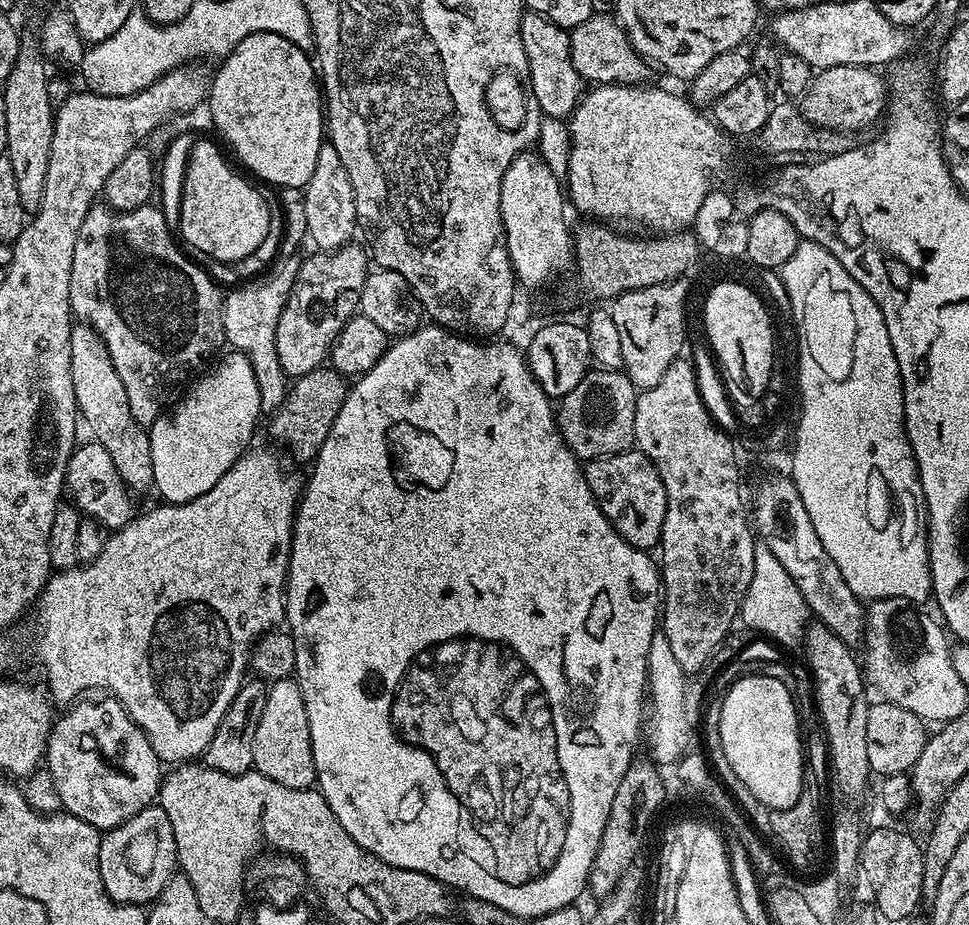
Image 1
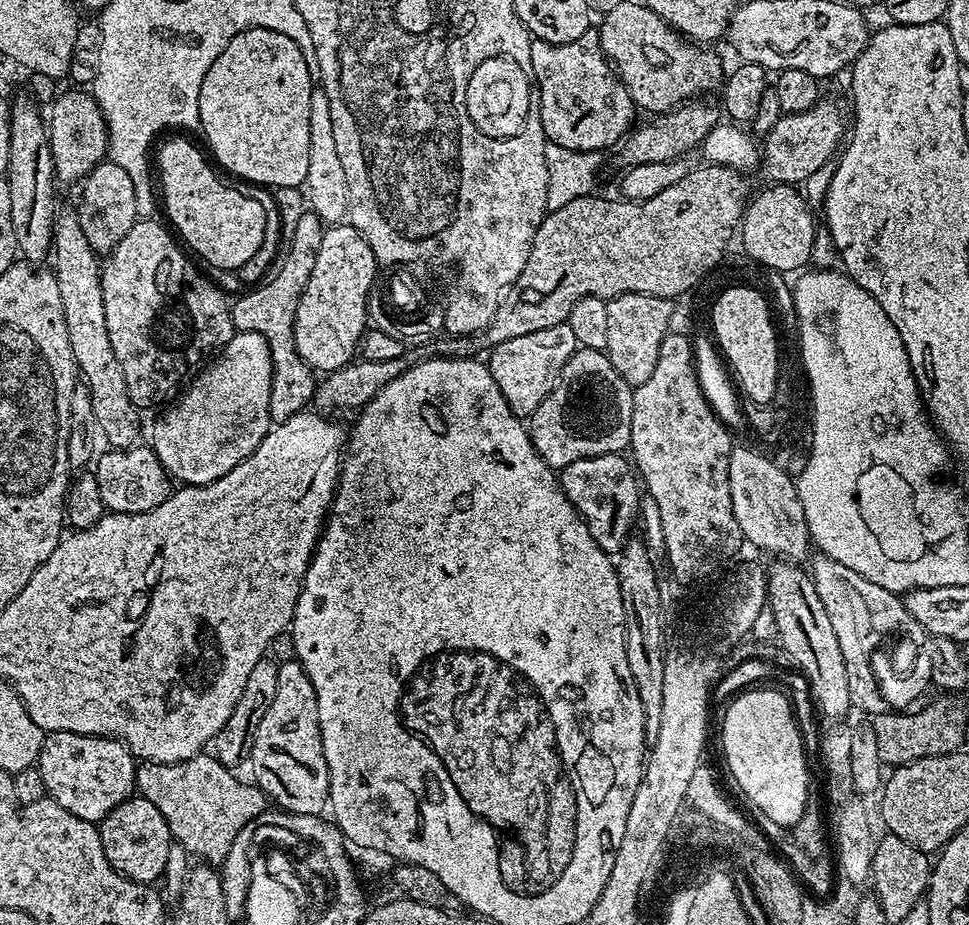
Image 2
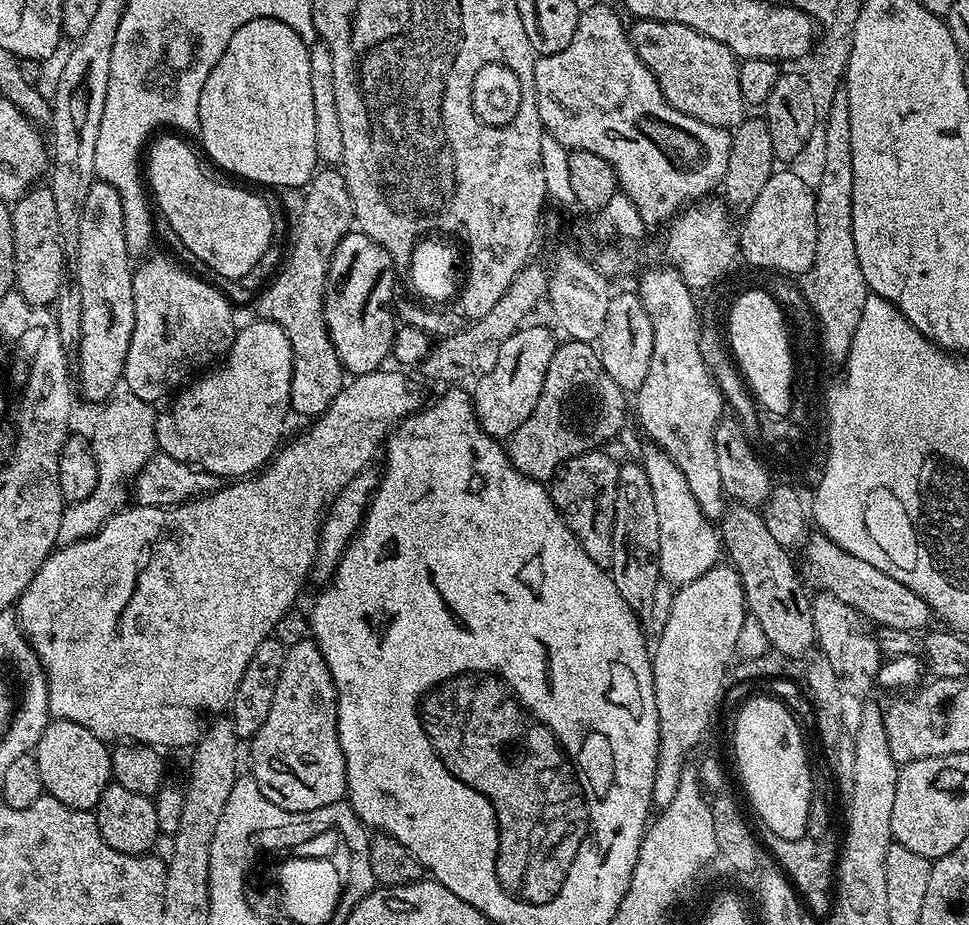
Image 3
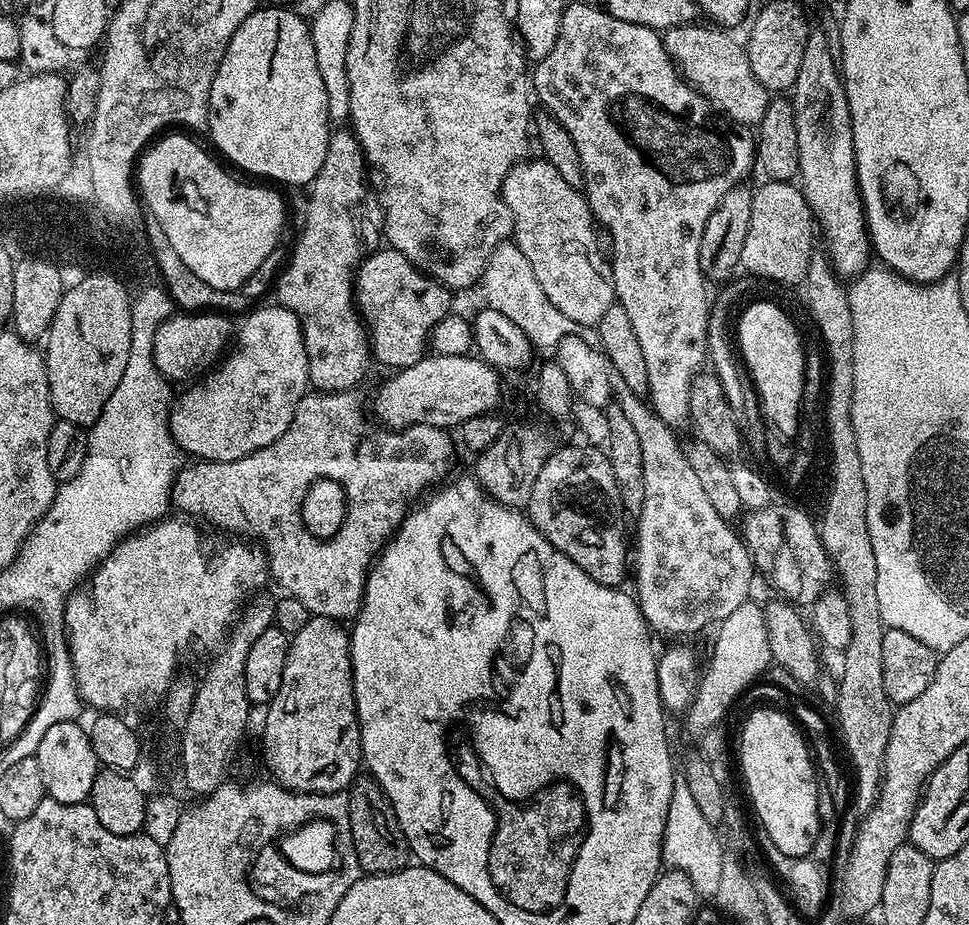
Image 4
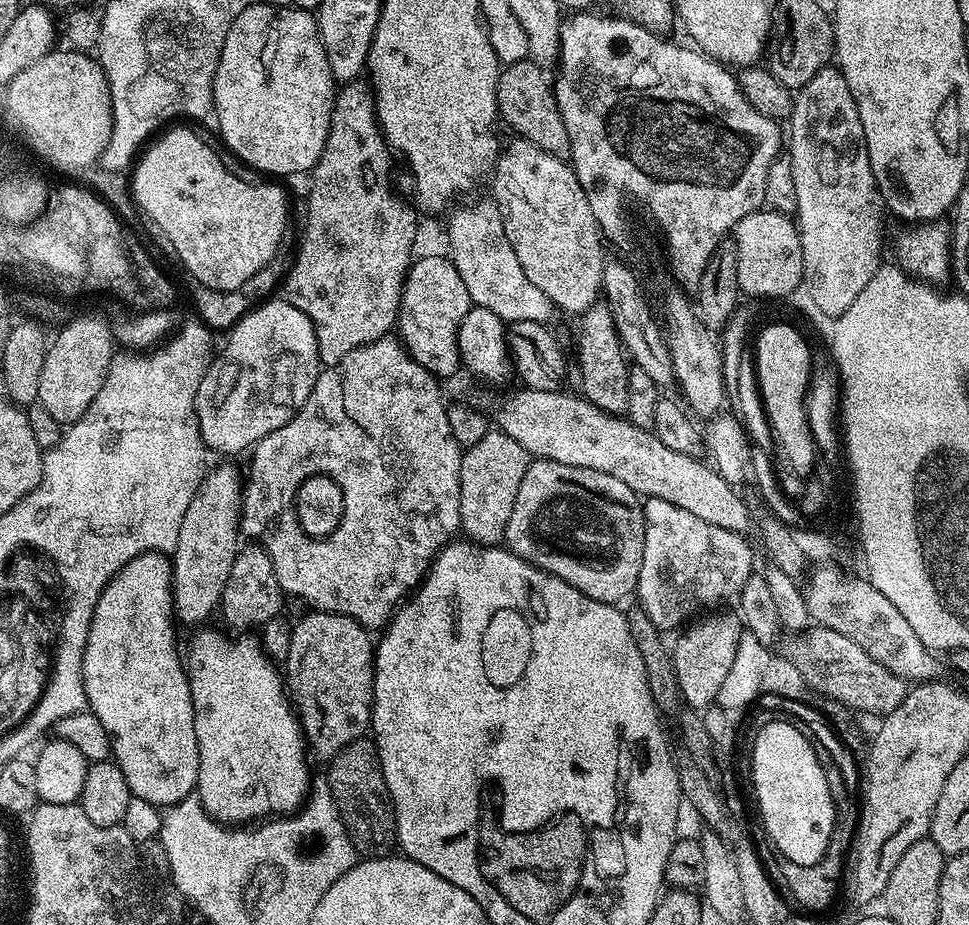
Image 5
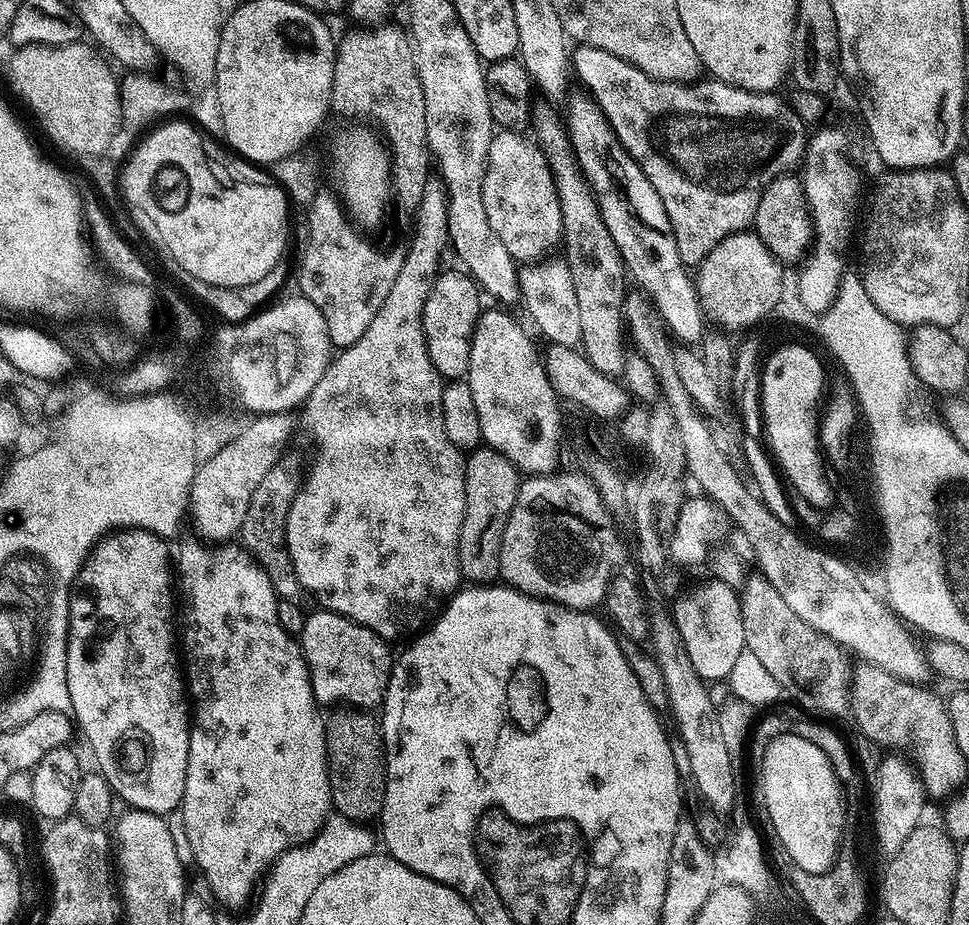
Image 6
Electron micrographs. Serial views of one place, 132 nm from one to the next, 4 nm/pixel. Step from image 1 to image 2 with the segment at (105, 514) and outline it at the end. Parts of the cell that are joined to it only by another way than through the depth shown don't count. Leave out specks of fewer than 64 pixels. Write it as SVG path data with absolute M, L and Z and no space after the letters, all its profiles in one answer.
M133 446L123 450L101 451L94 460L94 475L98 490L102 490L102 502L108 512L138 514L162 506L174 491L174 481L158 462L156 451L150 446Z

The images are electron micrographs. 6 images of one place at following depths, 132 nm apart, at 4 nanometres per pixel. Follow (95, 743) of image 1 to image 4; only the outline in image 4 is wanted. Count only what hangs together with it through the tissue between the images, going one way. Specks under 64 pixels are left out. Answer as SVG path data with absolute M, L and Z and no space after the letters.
M67 720L66 722L58 722L58 726L50 726L50 730L46 730L46 735L42 738L42 742L38 742L38 750L35 757L38 766L42 770L42 782L44 783L45 793L51 799L63 804L82 804L91 797L94 778L97 772L101 771L102 765L92 745L89 729L85 725L83 728L80 722Z

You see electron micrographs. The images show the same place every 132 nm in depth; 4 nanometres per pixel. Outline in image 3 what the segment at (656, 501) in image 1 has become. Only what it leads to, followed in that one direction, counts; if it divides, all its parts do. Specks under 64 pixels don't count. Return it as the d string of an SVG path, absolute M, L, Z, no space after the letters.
M603 450L583 452L564 460L550 481L552 501L560 516L570 526L574 538L598 562L608 568L614 554L612 531L614 530L614 498L618 494L618 470L620 464L607 457Z

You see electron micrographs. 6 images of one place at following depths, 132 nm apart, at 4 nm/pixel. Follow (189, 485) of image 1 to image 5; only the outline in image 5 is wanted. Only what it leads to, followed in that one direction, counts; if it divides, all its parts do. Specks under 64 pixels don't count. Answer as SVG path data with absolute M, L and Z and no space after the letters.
M276 299L253 307L233 325L226 336L224 353L209 363L198 386L196 417L211 451L247 453L255 448L266 434L294 418L320 376L316 327L287 299Z

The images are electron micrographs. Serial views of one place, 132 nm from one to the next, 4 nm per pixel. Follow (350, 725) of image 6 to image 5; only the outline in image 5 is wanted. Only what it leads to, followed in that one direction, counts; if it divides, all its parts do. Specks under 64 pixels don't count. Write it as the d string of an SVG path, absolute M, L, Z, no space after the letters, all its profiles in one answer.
M368 738L350 742L330 761L327 768L328 786L357 853L364 858L389 855L397 847L396 815L392 809L386 778L380 769L375 743Z

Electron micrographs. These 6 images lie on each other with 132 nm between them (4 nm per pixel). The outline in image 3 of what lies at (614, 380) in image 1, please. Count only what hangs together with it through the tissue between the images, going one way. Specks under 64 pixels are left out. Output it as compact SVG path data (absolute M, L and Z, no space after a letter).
M565 339L557 343L554 358L550 358L546 382L542 382L542 394L538 394L538 406L534 406L530 418L526 418L526 422L522 422L522 426L518 426L506 441L508 460L531 480L551 481L562 461L593 449L603 449L607 442L621 435L619 432L627 420L630 420L629 397L610 379L610 374L606 374L599 351L589 341Z

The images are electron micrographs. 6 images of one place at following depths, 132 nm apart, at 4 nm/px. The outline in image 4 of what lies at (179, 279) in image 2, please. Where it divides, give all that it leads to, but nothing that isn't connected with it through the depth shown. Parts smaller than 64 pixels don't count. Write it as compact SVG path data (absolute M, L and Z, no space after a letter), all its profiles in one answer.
M218 311L176 314L164 320L162 326L158 326L158 330L154 334L154 350L152 351L160 375L169 382L177 382L176 380L184 380L187 376L195 377L197 374L203 373L209 366L215 365L217 363L216 355L220 351L223 353L229 347L234 336L234 324L228 320L232 321L227 315Z

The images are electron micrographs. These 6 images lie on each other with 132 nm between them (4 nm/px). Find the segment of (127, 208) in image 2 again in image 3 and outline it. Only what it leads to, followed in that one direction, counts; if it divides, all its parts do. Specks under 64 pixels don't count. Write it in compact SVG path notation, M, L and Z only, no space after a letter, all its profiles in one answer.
M97 179L86 193L86 203L82 209L79 223L78 270L74 273L74 281L82 290L81 338L79 347L74 352L74 376L75 379L76 376L80 379L79 395L81 392L88 400L107 401L117 391L124 374L126 354L130 350L130 338L134 334L136 321L132 289L133 269L128 268L128 263L130 257L122 218L122 198L118 198L118 190L114 190L114 186L110 186L105 180Z

